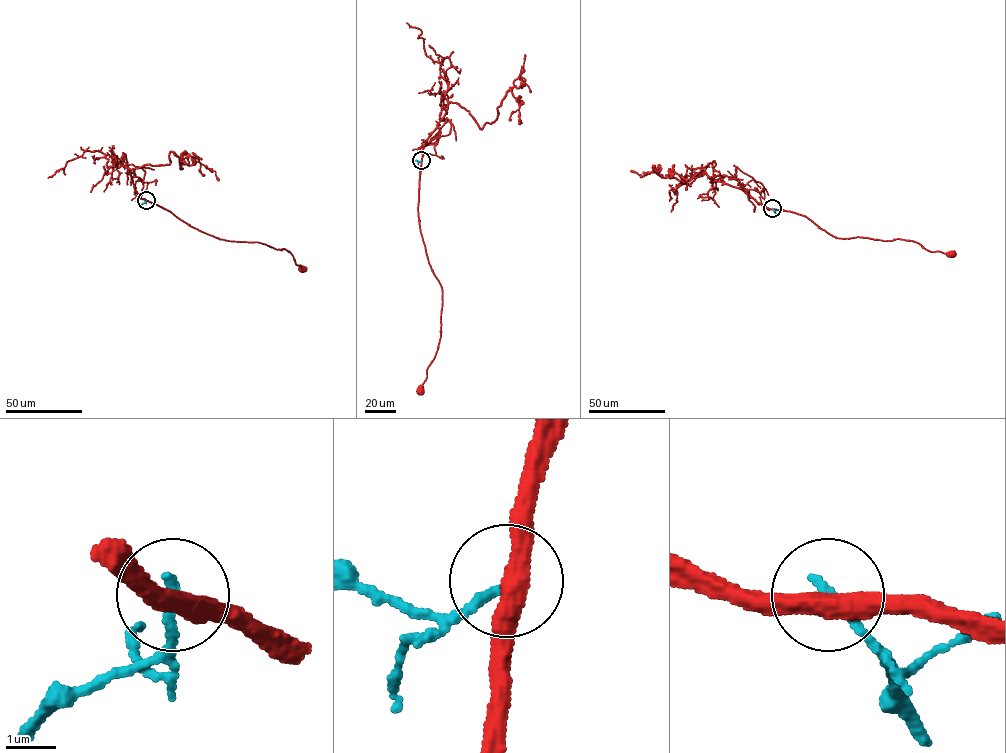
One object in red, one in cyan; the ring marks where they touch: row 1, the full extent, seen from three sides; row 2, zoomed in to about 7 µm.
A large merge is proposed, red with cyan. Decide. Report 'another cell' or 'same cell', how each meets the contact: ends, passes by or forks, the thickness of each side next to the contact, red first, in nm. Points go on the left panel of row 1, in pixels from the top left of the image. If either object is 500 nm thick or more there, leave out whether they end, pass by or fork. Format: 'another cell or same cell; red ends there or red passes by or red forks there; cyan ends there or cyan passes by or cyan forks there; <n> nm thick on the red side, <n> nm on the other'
another cell; red passes by; cyan ends there; 400 nm thick on the red side, 200 nm on the other

